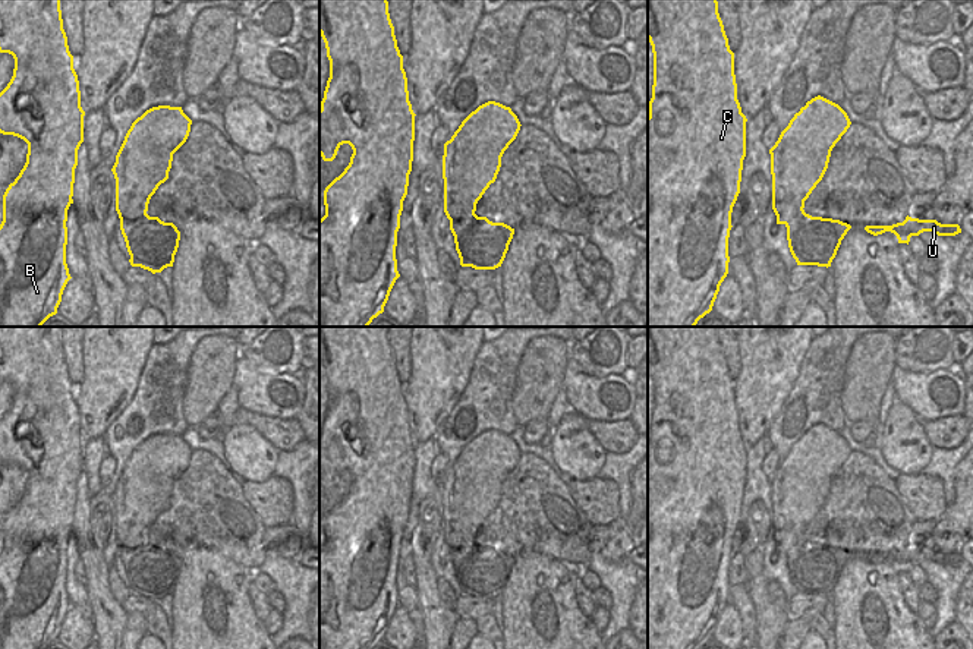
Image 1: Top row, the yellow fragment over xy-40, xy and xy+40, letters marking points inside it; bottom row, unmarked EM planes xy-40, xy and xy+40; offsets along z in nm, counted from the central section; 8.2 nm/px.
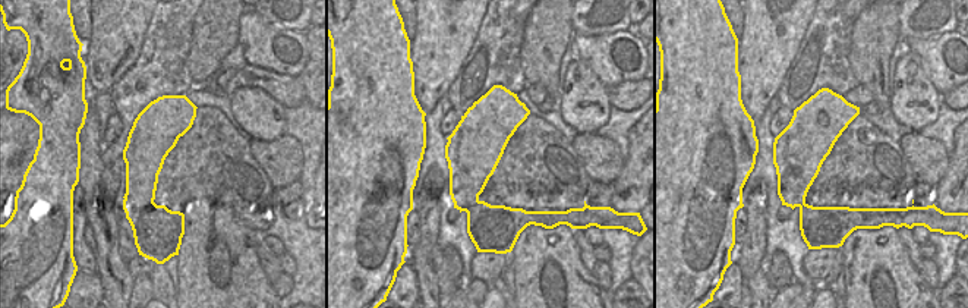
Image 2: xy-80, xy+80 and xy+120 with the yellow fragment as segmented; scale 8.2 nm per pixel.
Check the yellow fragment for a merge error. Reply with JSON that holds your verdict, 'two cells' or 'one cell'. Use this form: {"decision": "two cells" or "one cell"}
{"decision": "two cells"}

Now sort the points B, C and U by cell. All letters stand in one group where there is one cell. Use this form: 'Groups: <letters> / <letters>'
Groups: B C / U.

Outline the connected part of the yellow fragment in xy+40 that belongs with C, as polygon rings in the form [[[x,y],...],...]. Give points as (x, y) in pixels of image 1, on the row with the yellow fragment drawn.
[[[648,0],[654,85],[648,116],[648,327],[695,327],[712,311],[728,274],[731,212],[746,157],[746,116],[737,100],[734,53],[717,0]]]

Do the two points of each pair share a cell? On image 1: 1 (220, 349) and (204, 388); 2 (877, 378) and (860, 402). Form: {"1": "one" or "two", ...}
{"1": "one", "2": "one"}

